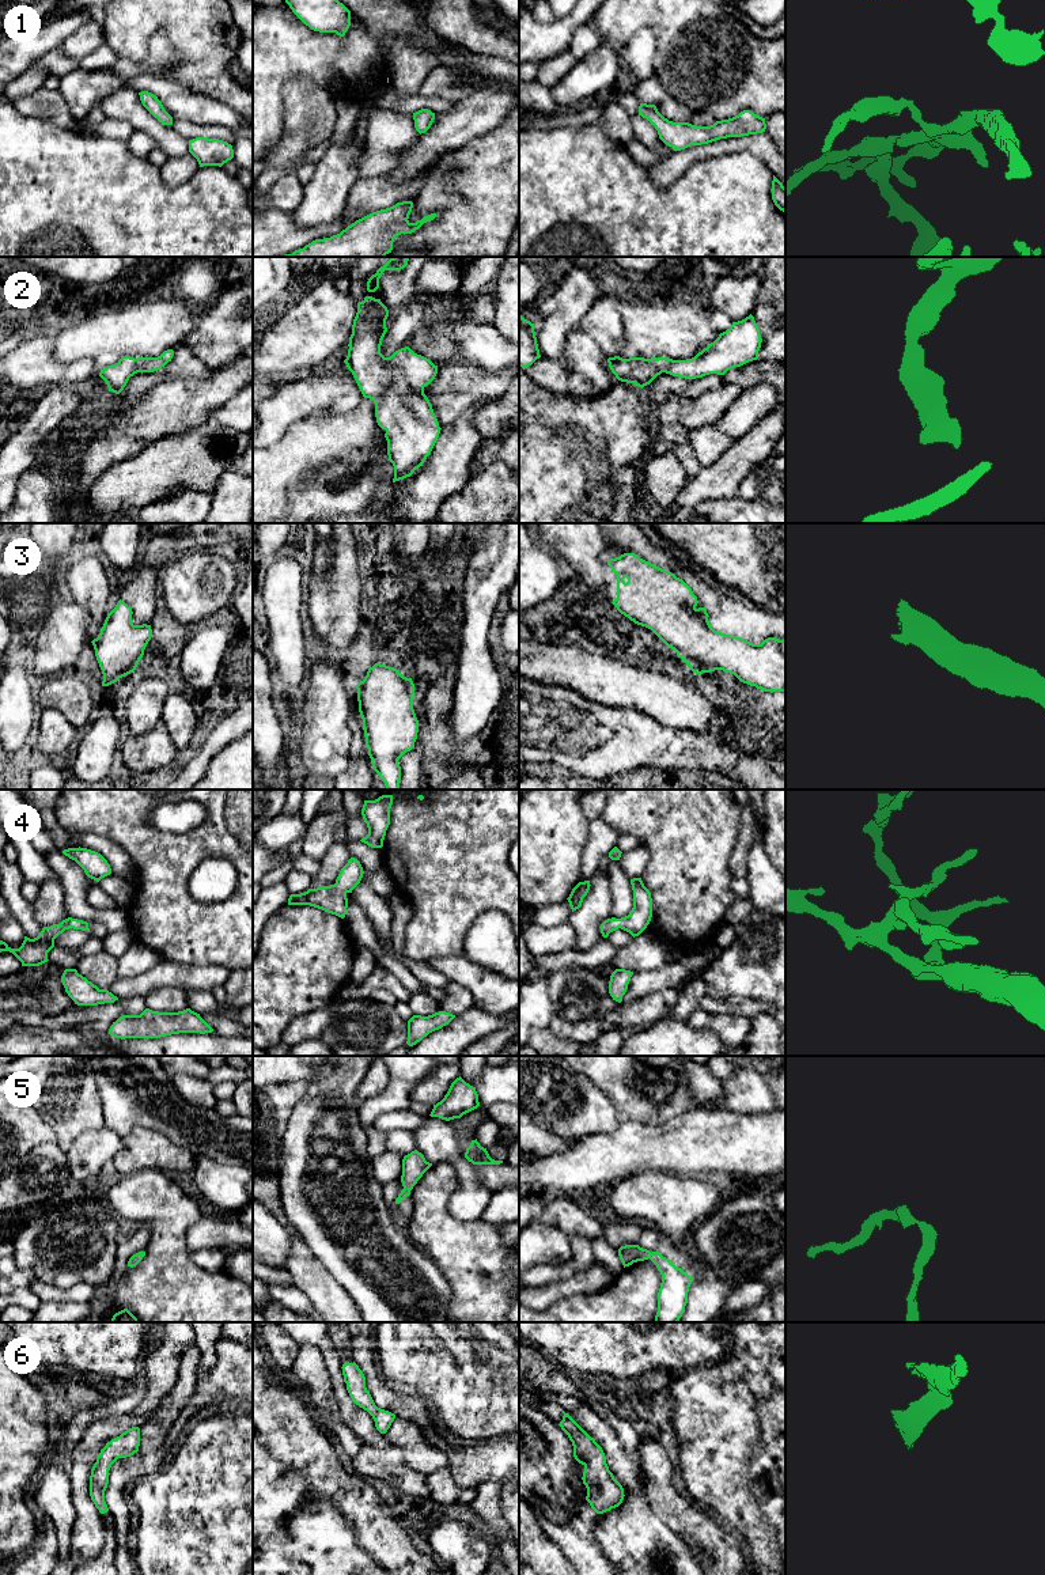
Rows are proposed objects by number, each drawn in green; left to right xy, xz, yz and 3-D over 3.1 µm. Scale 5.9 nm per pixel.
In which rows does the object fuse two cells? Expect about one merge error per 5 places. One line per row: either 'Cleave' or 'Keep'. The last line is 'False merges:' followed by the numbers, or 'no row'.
1: Keep
2: Keep
3: Keep
4: Keep
5: Keep
6: Keep
False merges: no row

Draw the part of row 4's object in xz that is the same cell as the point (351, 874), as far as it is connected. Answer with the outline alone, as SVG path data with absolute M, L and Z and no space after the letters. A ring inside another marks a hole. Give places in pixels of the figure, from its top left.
M351 857L341 868L334 885L308 889L300 894L291 894L288 905L310 905L344 919L348 908L347 894L352 893L360 883L363 874L360 862Z

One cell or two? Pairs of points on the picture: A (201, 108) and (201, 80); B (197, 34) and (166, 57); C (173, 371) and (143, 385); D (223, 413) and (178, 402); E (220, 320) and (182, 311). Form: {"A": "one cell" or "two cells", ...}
{"A": "two cells", "B": "two cells", "C": "one cell", "D": "two cells", "E": "two cells"}

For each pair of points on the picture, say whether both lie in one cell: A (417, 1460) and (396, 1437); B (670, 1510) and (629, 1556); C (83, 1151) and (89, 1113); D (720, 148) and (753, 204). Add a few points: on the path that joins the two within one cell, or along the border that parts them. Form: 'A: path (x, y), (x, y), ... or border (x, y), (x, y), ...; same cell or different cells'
A: path (415, 1453), (402, 1441); same cell
B: border (644, 1492), (648, 1505), (684, 1543); different cells
C: border (102, 1125), (86, 1129), (76, 1136); different cells
D: border (757, 155), (735, 151), (700, 158), (693, 163); different cells

